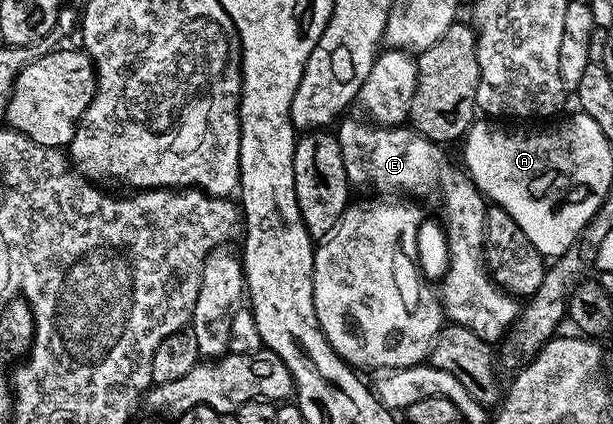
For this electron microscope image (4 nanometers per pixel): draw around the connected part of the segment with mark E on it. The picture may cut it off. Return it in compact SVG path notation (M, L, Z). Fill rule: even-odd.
M365 119L345 120L337 125L336 135L342 145L344 170L350 181L371 180L375 190L382 192L378 194L411 192L414 196L426 196L438 188L446 207L446 248L450 251L446 285L440 288L445 319L472 330L481 340L501 341L519 319L520 304L498 286L486 266L486 197L469 175L442 153L441 143L421 136L413 127L379 126Z

